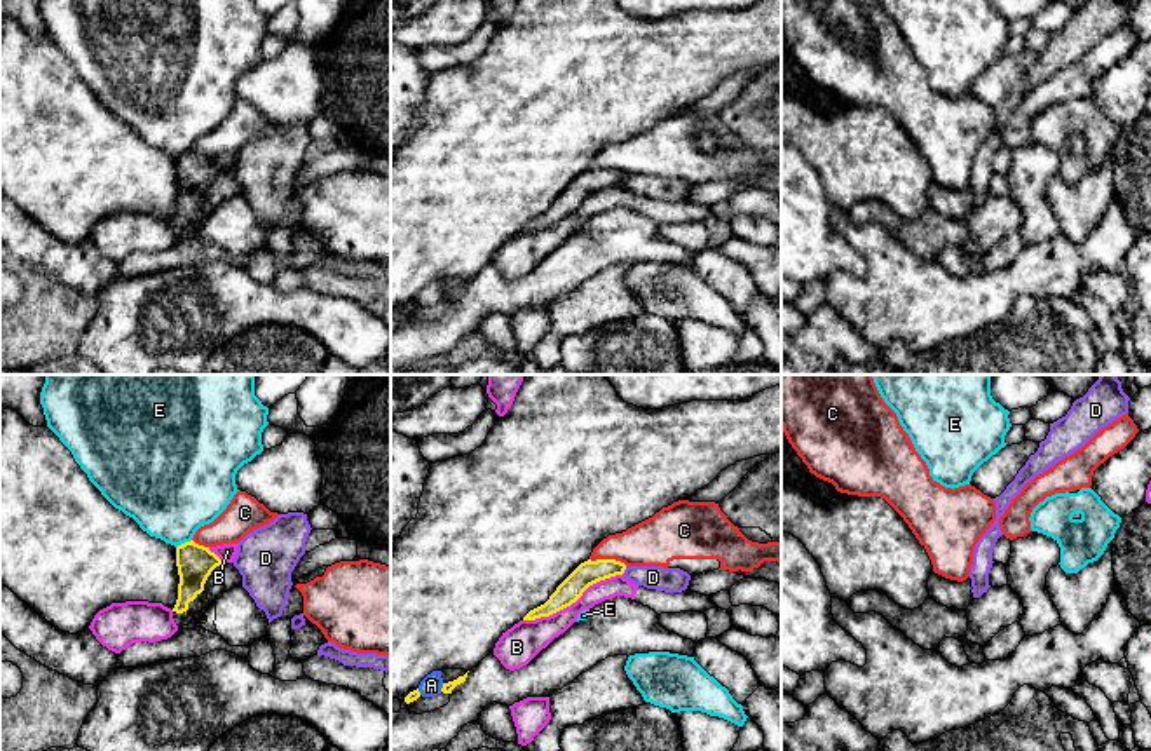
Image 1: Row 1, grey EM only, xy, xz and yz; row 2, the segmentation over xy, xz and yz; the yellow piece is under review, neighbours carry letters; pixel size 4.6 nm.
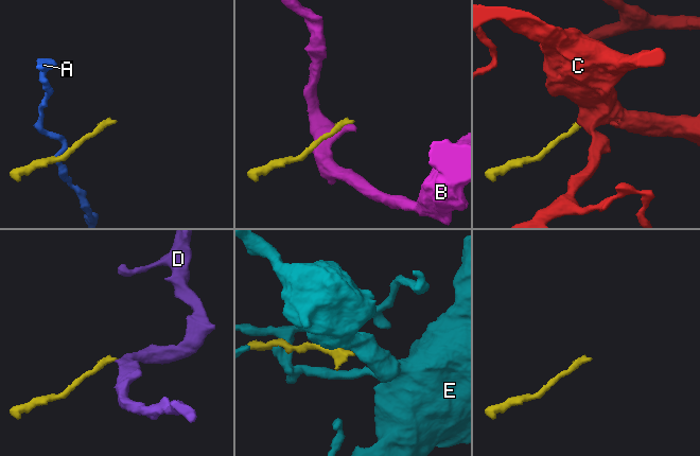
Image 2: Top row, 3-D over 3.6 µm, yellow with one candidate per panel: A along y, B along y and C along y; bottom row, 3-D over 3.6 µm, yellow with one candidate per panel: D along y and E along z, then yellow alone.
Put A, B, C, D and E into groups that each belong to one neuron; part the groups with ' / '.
A / B / C / D / E

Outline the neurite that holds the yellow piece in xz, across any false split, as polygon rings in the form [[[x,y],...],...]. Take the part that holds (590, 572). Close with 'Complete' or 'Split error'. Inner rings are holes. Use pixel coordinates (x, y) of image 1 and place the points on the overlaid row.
[[[596,559],[596,561],[584,561],[581,563],[549,596],[549,599],[530,610],[523,620],[535,620],[541,617],[549,617],[572,603],[576,603],[582,592],[605,578],[623,575],[626,570],[626,565],[616,559]]]. Complete

